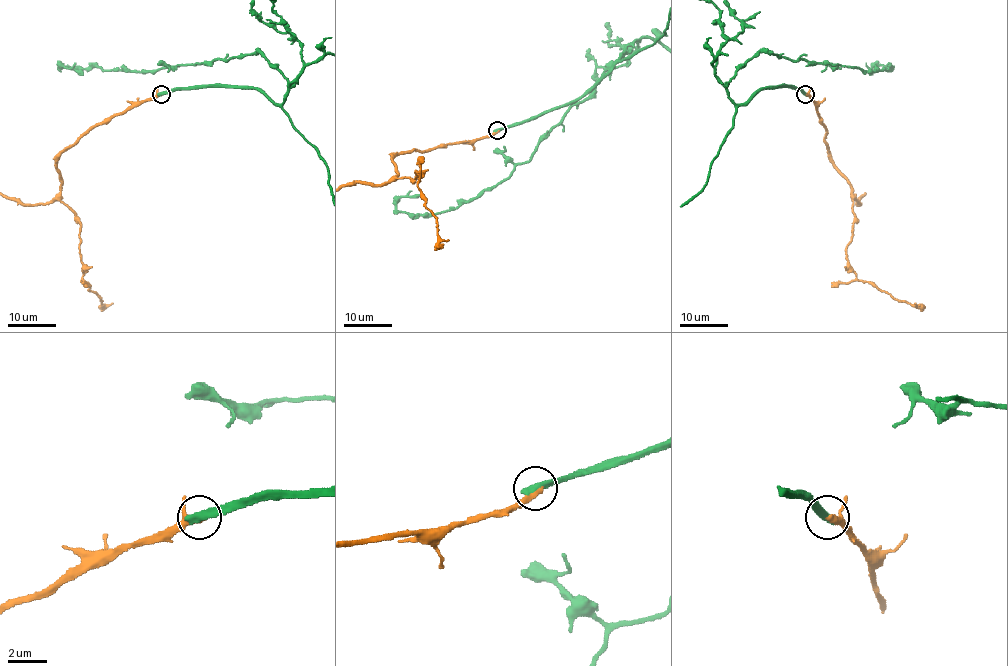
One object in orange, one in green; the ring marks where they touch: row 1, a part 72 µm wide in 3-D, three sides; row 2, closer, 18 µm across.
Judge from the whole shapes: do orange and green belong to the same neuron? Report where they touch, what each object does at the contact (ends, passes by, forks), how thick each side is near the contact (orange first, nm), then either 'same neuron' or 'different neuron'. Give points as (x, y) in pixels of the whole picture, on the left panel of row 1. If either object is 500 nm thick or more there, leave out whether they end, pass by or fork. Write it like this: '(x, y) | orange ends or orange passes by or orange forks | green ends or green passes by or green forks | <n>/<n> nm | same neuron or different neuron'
(161, 94) | orange passes by | green ends | 240/480 nm | different neuron

